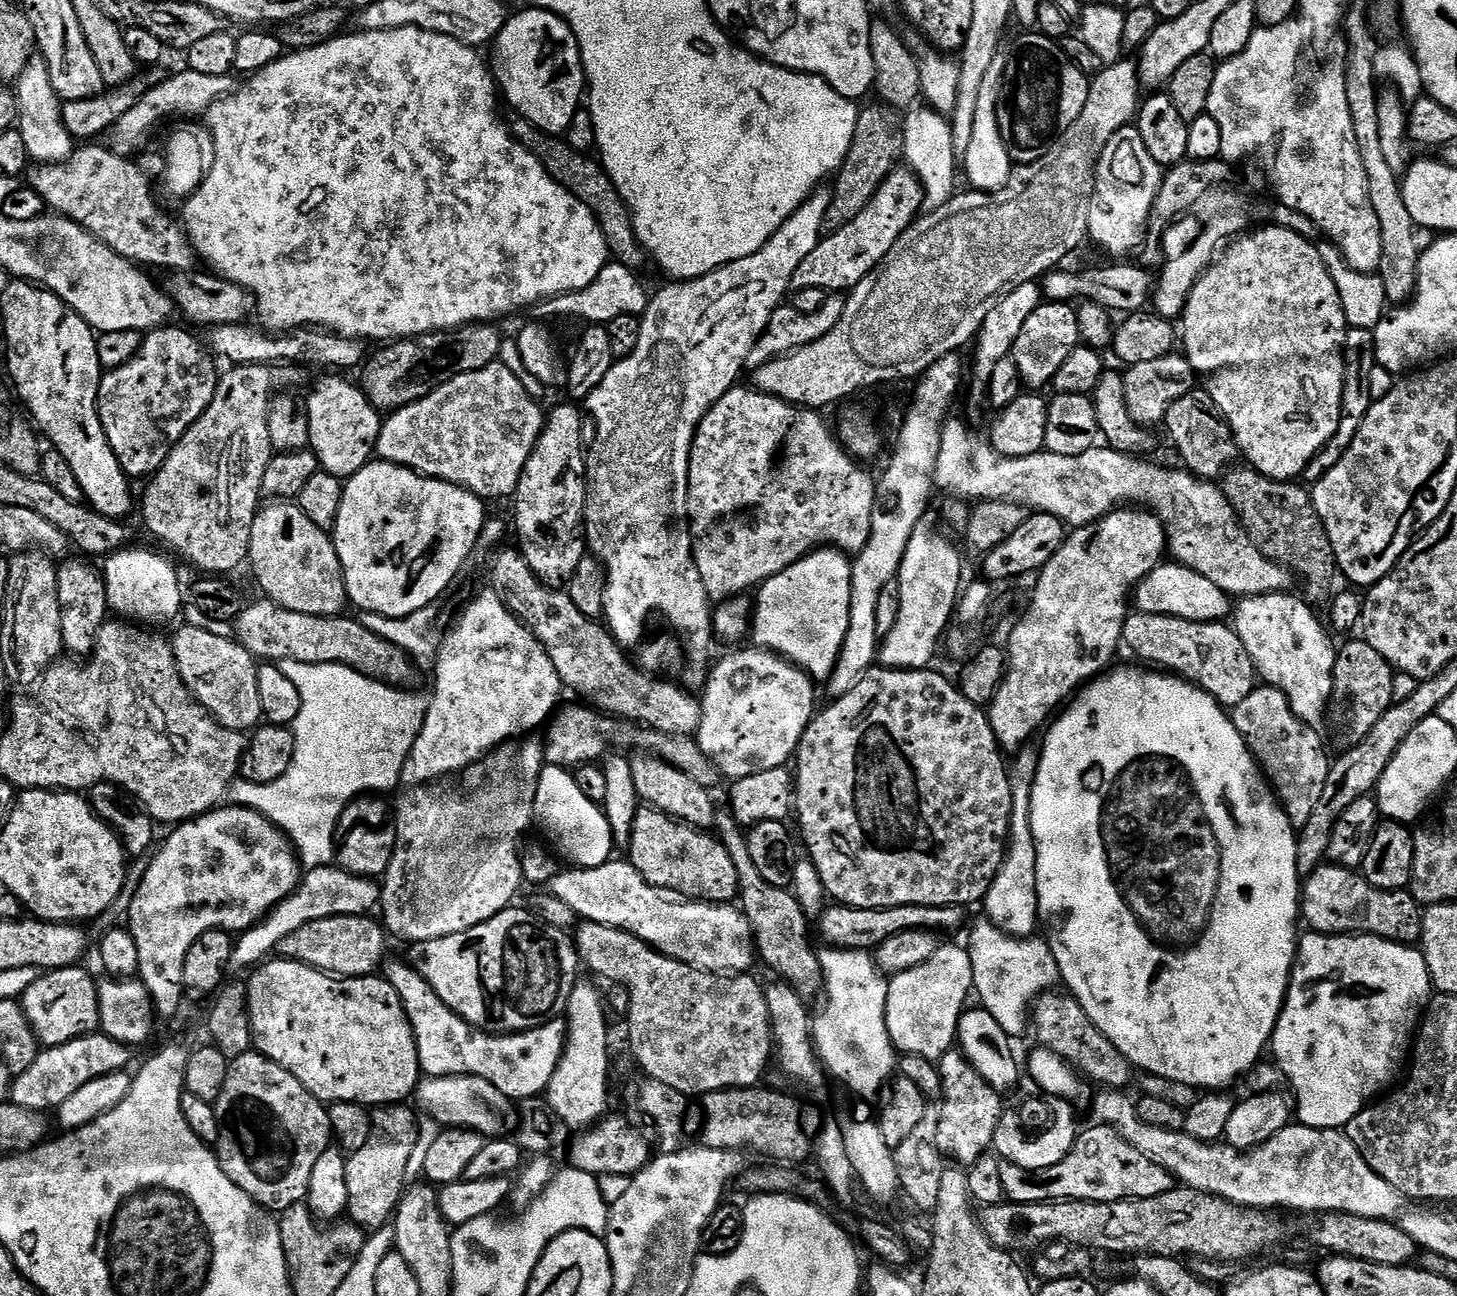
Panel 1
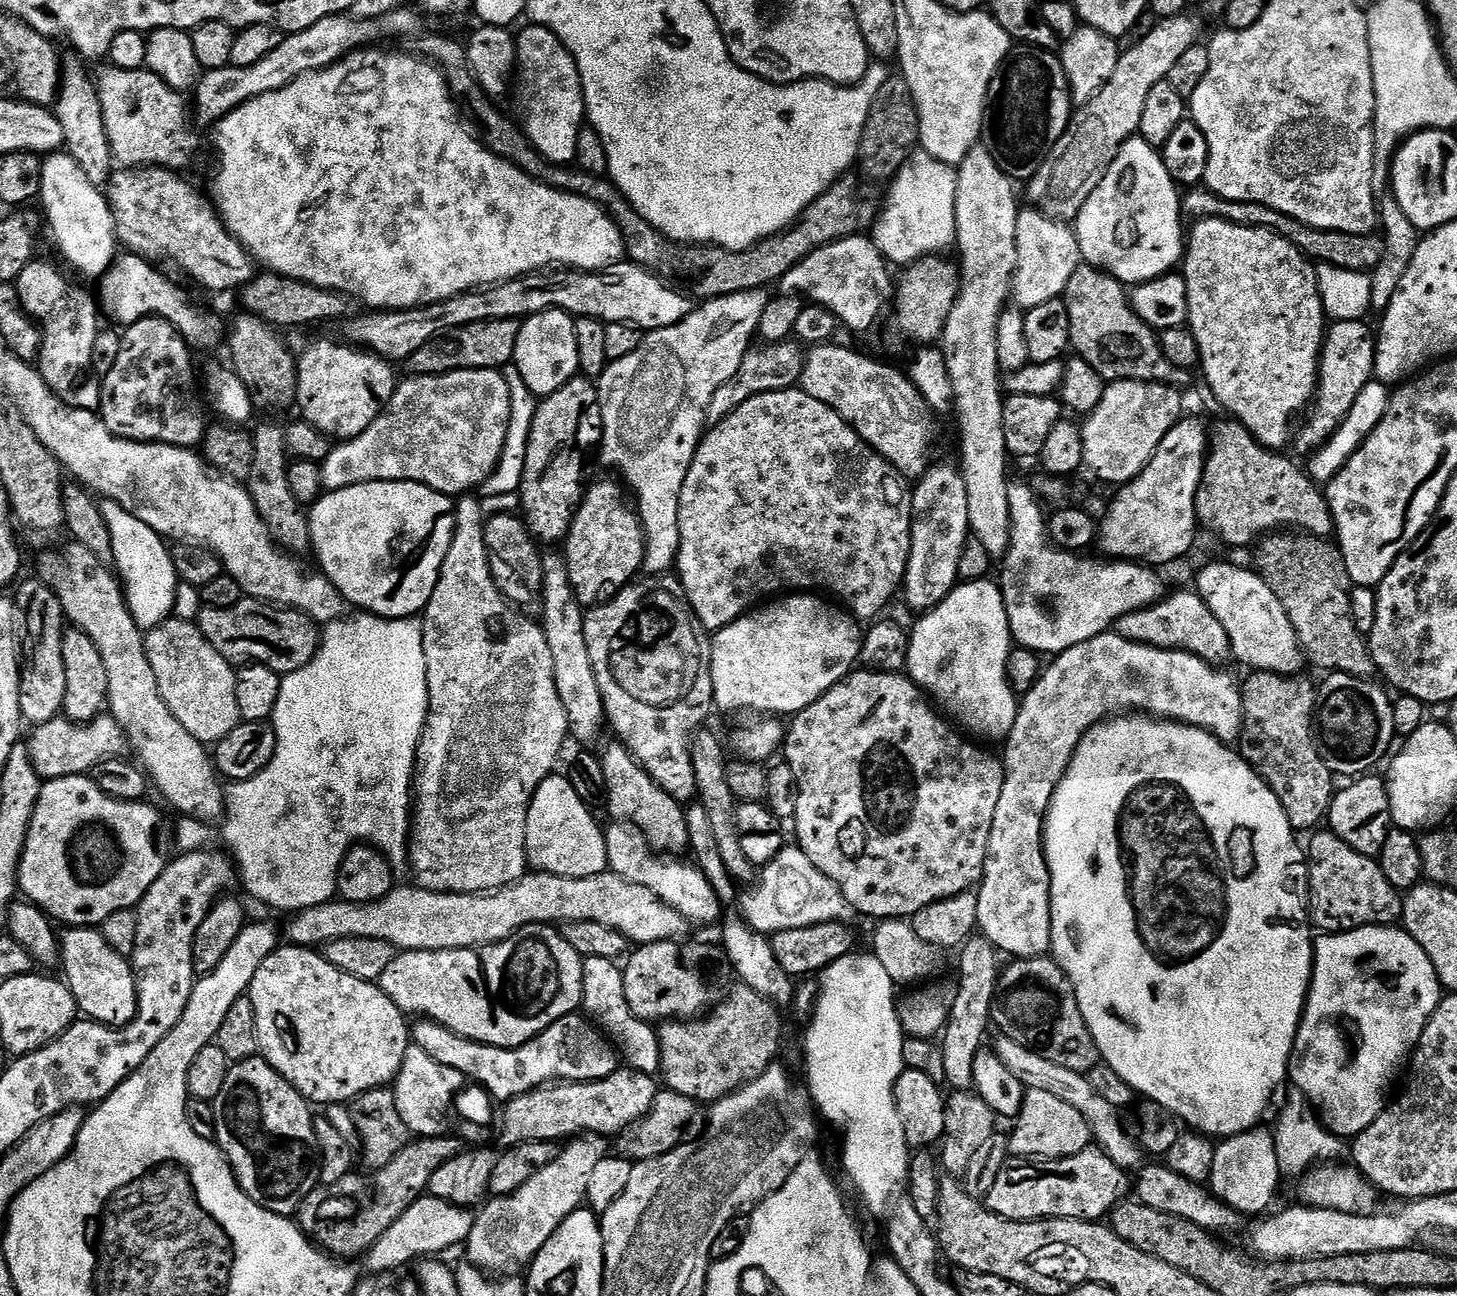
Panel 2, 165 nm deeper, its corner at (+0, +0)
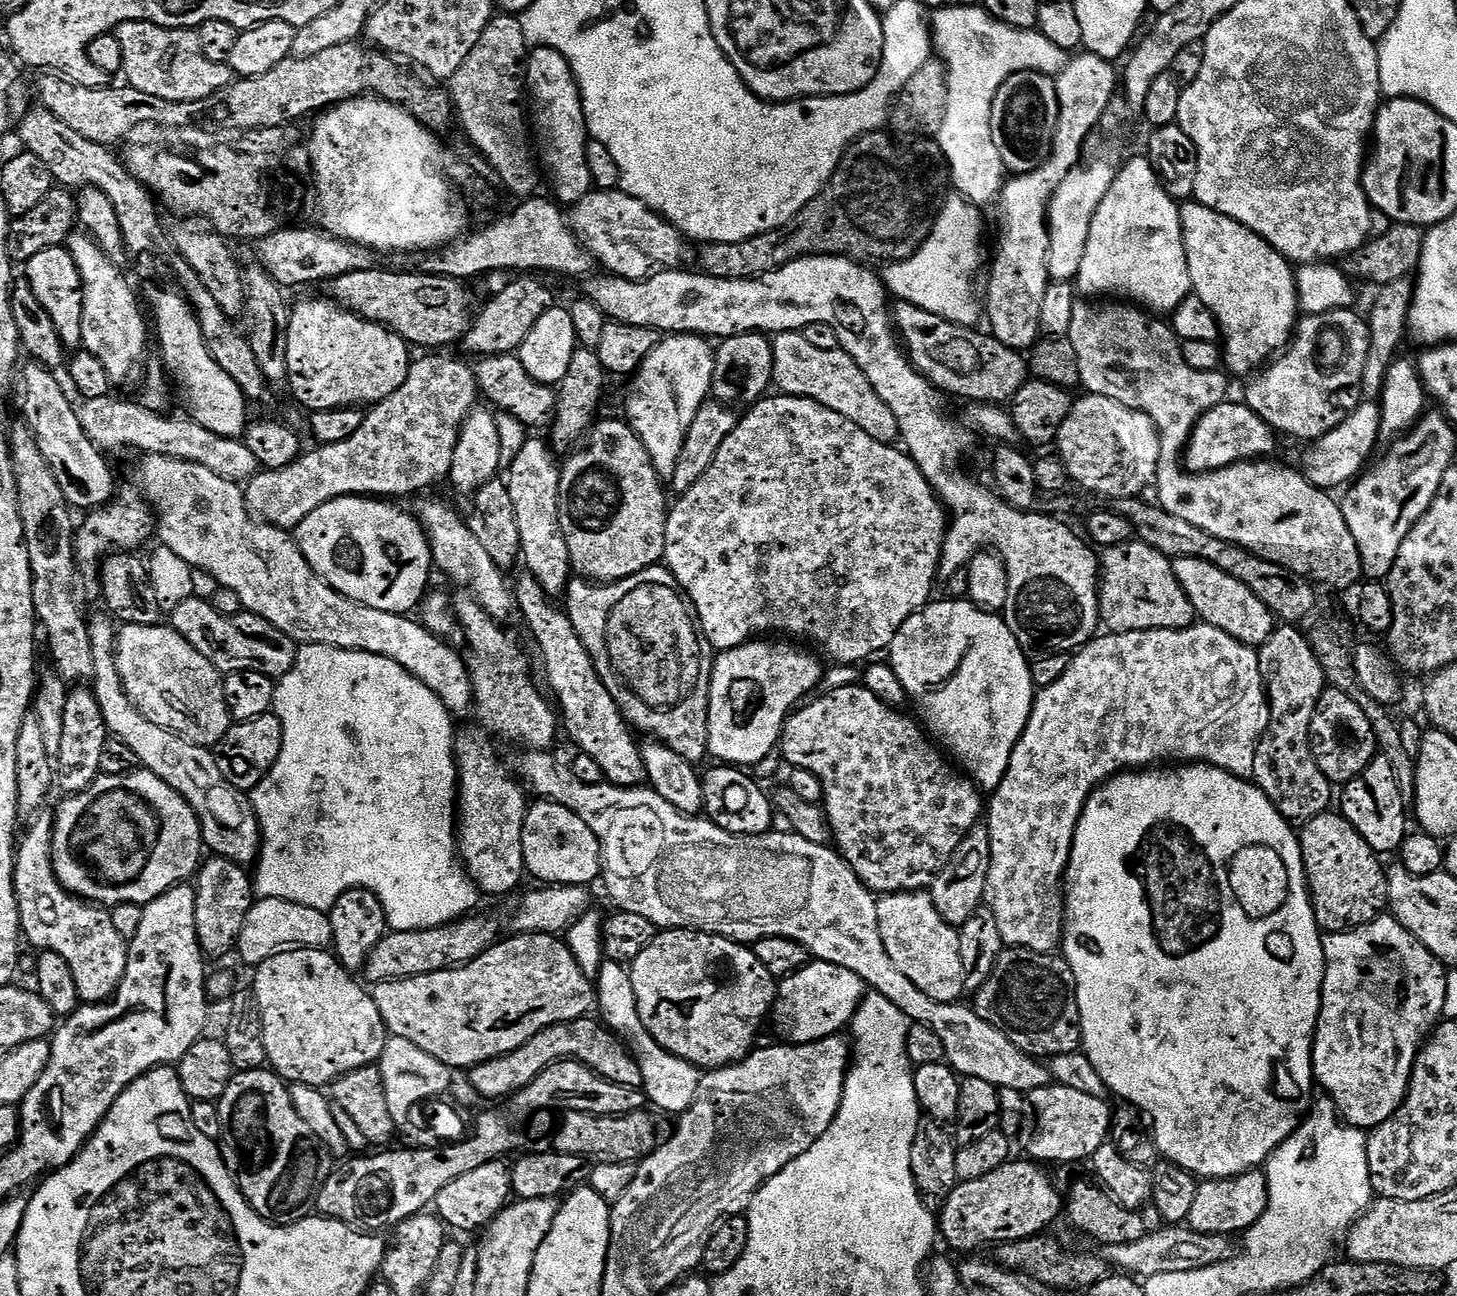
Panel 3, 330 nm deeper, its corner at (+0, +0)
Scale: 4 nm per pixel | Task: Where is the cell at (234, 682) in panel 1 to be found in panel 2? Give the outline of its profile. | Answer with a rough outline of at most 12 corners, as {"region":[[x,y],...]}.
{"region":[[195,623],[145,635],[170,714],[205,746],[242,722],[237,669]]}

